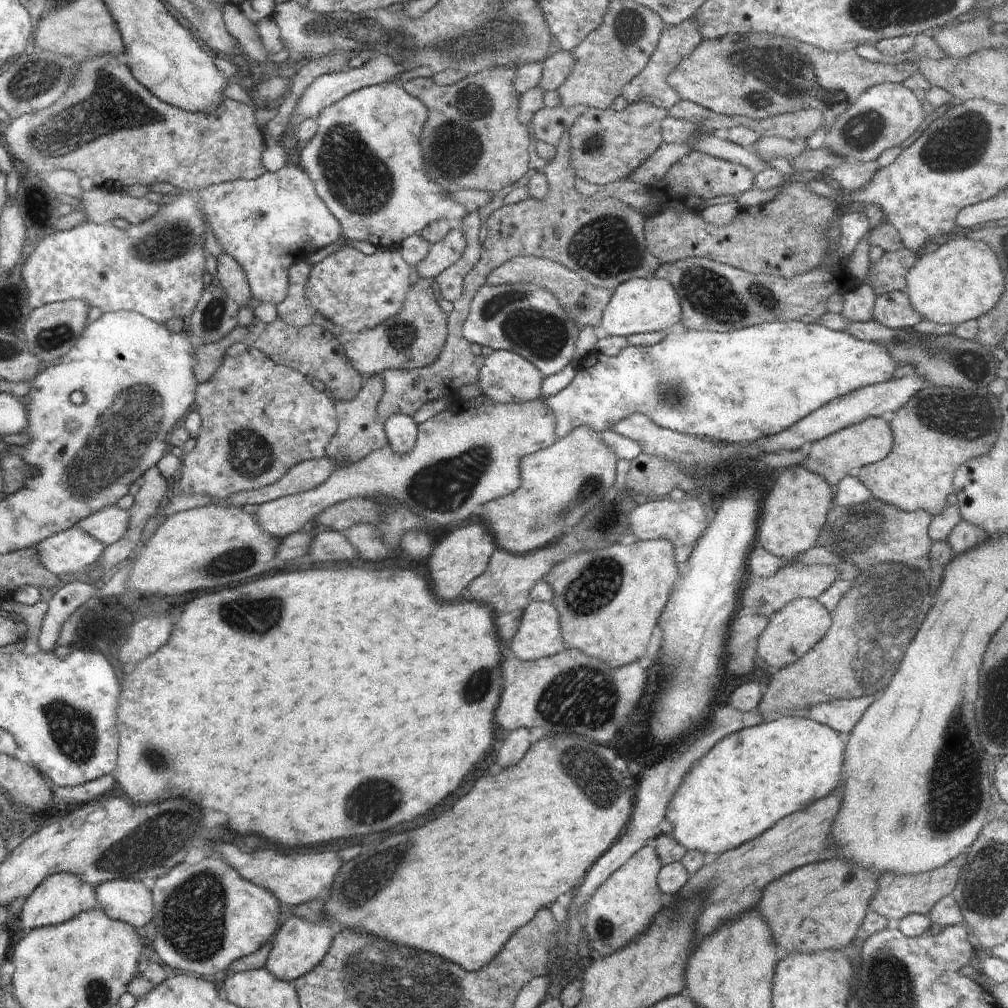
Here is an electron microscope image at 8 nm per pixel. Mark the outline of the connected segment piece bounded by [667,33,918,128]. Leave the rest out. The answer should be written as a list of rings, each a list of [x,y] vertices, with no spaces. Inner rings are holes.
[[[730,33],[719,39],[704,39],[692,54],[670,73],[667,81],[681,100],[690,100],[721,115],[738,115],[762,120],[769,116],[811,107],[823,114],[823,118],[826,118],[826,128],[830,128],[865,90],[883,82],[902,83],[916,72],[918,67],[914,61],[903,61],[895,65],[875,63],[863,59],[855,49],[844,52],[823,51],[796,39],[768,33]]]

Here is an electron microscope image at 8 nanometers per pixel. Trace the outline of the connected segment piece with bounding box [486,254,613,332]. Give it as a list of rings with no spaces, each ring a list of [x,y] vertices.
[[[524,254],[513,256],[510,260],[497,266],[486,277],[486,284],[490,286],[514,283],[534,283],[551,291],[557,297],[558,302],[561,303],[566,314],[571,315],[573,323],[576,323],[580,332],[586,326],[592,326],[596,332],[600,330],[603,312],[613,295],[613,290],[595,287],[557,262]]]

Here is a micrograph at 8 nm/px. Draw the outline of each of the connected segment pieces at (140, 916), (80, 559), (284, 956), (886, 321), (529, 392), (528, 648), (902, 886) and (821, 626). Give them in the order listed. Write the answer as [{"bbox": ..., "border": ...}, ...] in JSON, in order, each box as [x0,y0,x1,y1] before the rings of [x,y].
[{"bbox":[96,880,152,929],"border":[[[113,880],[96,888],[101,908],[111,919],[141,929],[152,918],[152,895],[140,881]]]},{"bbox":[34,526,106,576],"border":[[[78,526],[49,536],[34,548],[46,570],[57,576],[97,564],[106,550],[106,546]]]},{"bbox":[264,916,335,984],"border":[[[300,916],[288,917],[282,928],[278,928],[276,938],[270,949],[264,968],[272,972],[276,978],[294,984],[311,970],[317,968],[324,960],[333,939],[335,929],[327,923],[310,923]]]},{"bbox":[872,291,924,329],"border":[[[894,291],[876,297],[872,321],[891,329],[913,328],[924,320],[910,302],[906,291]]]},{"bbox":[477,350,543,403],"border":[[[510,350],[494,351],[484,357],[477,382],[482,395],[497,403],[527,403],[541,399],[543,374],[532,363]]]},{"bbox":[508,601,567,661],"border":[[[530,601],[521,614],[517,633],[508,642],[513,655],[521,661],[537,661],[539,658],[551,657],[564,651],[567,646],[561,635],[559,612],[551,602]]]},{"bbox":[870,852,966,924],"border":[[[966,852],[954,857],[944,866],[928,872],[913,875],[899,875],[890,872],[876,874],[877,891],[871,898],[870,910],[885,916],[892,921],[892,924],[909,914],[927,915],[941,898],[953,894],[960,876],[960,870],[965,863],[965,856]]]},{"bbox":[757,598,833,669],"border":[[[795,598],[784,605],[767,622],[766,628],[759,634],[757,656],[761,664],[777,669],[792,664],[796,658],[804,656],[828,632],[833,615],[818,599]]]}]

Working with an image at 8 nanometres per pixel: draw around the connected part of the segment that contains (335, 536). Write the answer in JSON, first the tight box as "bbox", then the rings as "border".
{"bbox":[306,529,357,565],"border":[[[319,529],[314,534],[309,542],[306,554],[309,562],[327,565],[357,557],[357,550],[346,540],[344,533],[325,529]]]}

